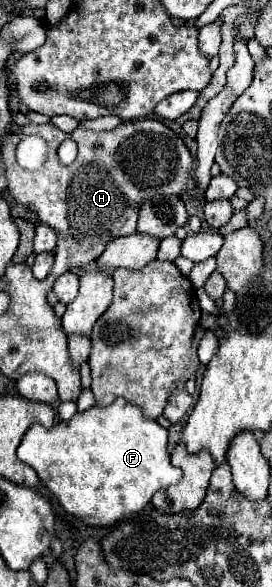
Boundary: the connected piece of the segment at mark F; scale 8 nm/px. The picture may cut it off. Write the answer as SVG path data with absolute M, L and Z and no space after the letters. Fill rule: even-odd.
M116 399L108 407L94 405L88 411L76 413L68 423L62 421L50 429L34 423L18 447L18 459L38 473L44 487L56 497L64 511L84 519L88 525L110 527L132 513L140 513L150 503L152 495L162 487L180 481L182 471L170 463L166 443L168 433L164 427L160 427L156 421L144 419L136 405L124 399Z

